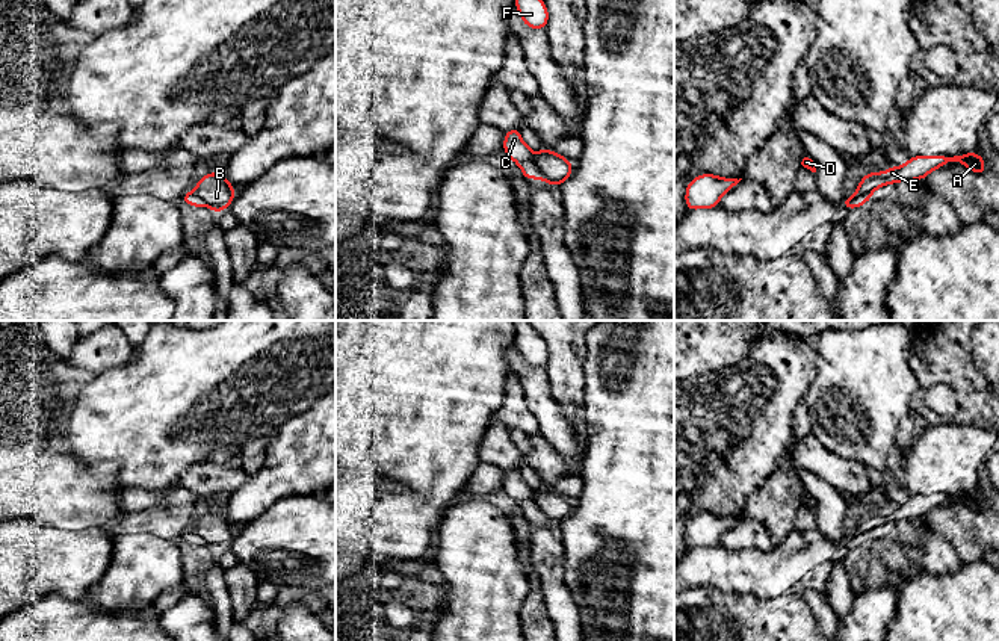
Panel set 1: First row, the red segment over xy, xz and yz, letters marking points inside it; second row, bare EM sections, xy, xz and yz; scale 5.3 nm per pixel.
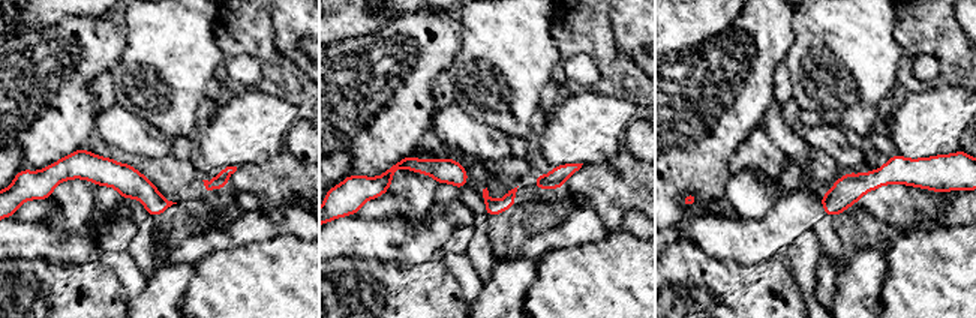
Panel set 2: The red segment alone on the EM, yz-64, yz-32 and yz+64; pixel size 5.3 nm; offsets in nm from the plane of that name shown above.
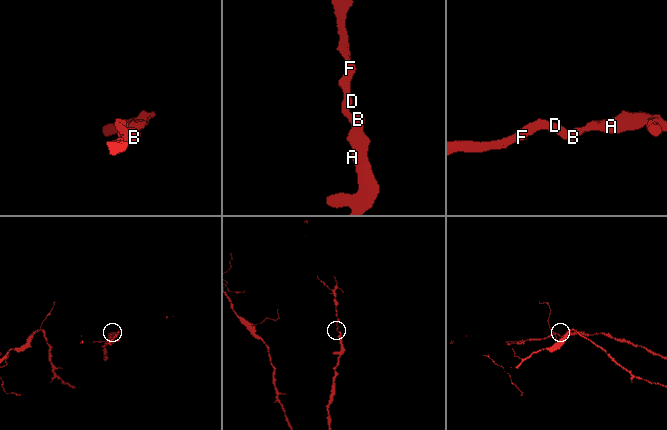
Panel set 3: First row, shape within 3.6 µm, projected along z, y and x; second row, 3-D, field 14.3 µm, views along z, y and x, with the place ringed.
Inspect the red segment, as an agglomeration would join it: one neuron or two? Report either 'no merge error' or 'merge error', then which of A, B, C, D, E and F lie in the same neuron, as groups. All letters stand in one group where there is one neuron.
merge error; A B E / C D F

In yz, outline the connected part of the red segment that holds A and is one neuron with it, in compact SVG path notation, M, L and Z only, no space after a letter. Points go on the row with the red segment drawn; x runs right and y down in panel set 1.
M976 151L963 154L963 156L916 156L910 157L908 162L902 166L892 166L884 172L869 172L866 174L857 187L854 197L869 197L875 189L892 184L898 181L911 181L911 180L923 180L931 171L945 166L949 162L960 162L970 171L976 174L985 174L984 157L978 156Z

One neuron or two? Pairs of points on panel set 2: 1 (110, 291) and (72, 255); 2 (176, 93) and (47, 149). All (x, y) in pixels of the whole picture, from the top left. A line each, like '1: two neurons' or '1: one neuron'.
1: two neurons
2: two neurons

